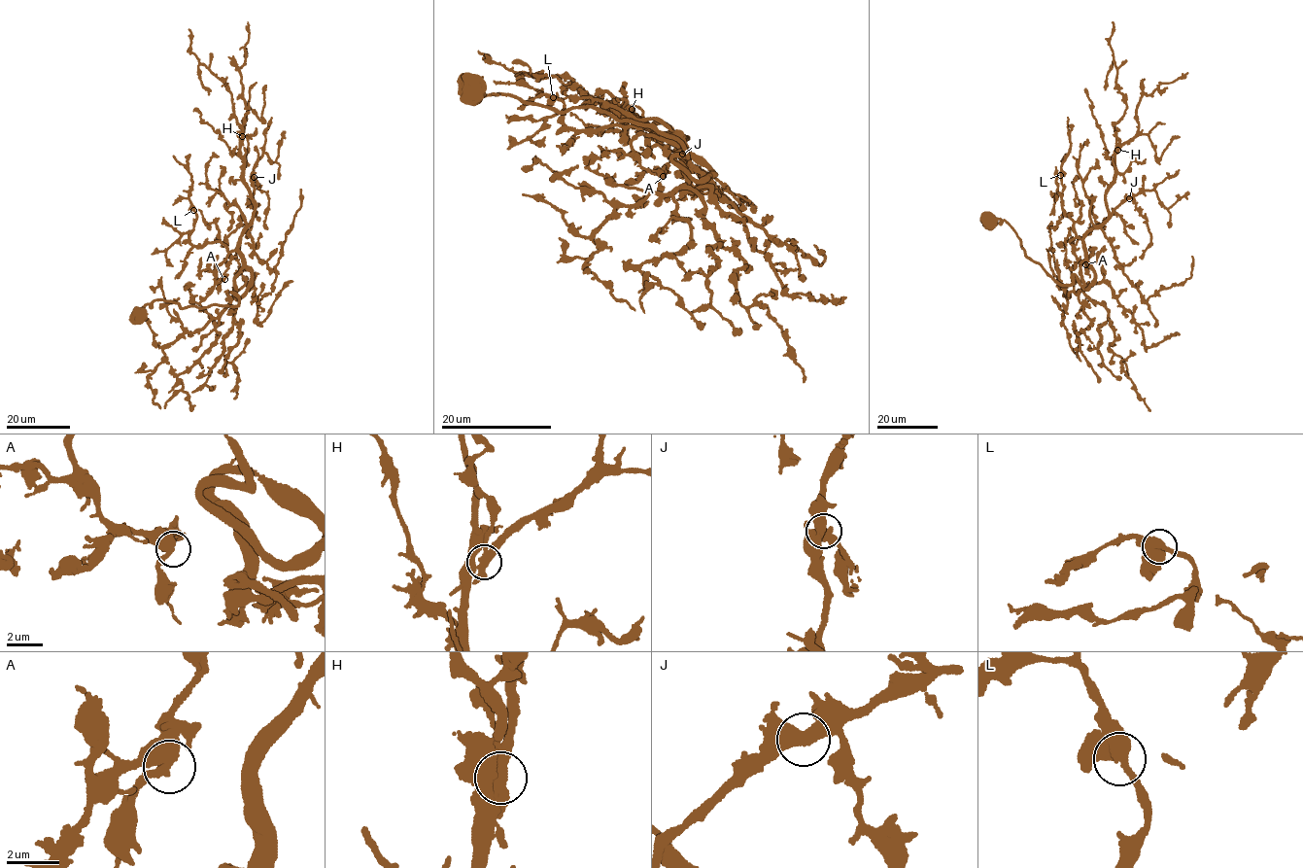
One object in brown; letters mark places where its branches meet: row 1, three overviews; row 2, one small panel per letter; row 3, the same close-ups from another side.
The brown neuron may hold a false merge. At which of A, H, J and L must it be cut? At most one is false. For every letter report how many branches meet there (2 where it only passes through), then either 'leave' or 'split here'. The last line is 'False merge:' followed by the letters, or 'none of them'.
A: 2 | leave
H: 2 | leave
J: 2 | leave
L: 2 | leave
False merge: none of them

